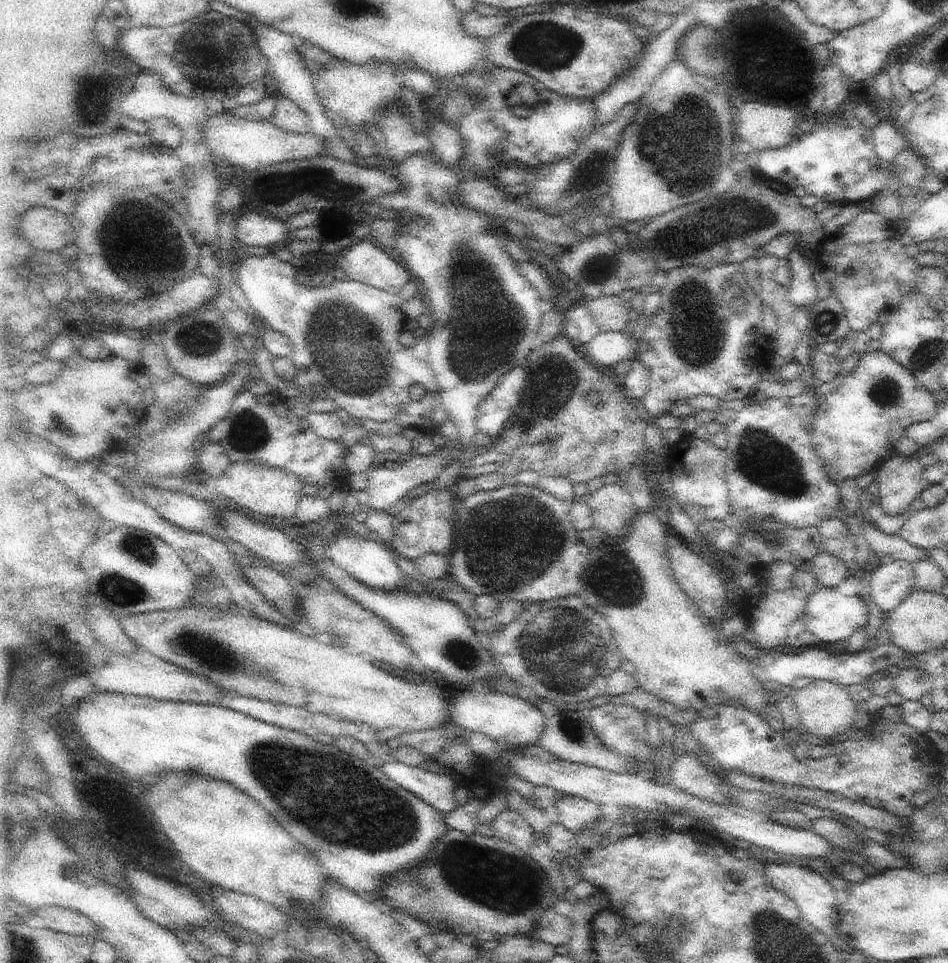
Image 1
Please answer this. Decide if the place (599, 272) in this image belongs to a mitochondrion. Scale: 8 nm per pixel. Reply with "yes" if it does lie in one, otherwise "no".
yes

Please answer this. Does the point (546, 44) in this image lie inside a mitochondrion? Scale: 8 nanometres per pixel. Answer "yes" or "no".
yes

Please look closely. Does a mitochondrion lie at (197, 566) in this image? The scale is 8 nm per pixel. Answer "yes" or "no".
no

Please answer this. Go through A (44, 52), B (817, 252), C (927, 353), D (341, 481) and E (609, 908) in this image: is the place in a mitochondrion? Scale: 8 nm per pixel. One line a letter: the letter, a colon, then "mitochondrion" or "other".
A: other
B: other
C: mitochondrion
D: other
E: other

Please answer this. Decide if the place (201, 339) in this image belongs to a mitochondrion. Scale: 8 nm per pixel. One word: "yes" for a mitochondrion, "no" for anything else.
yes

